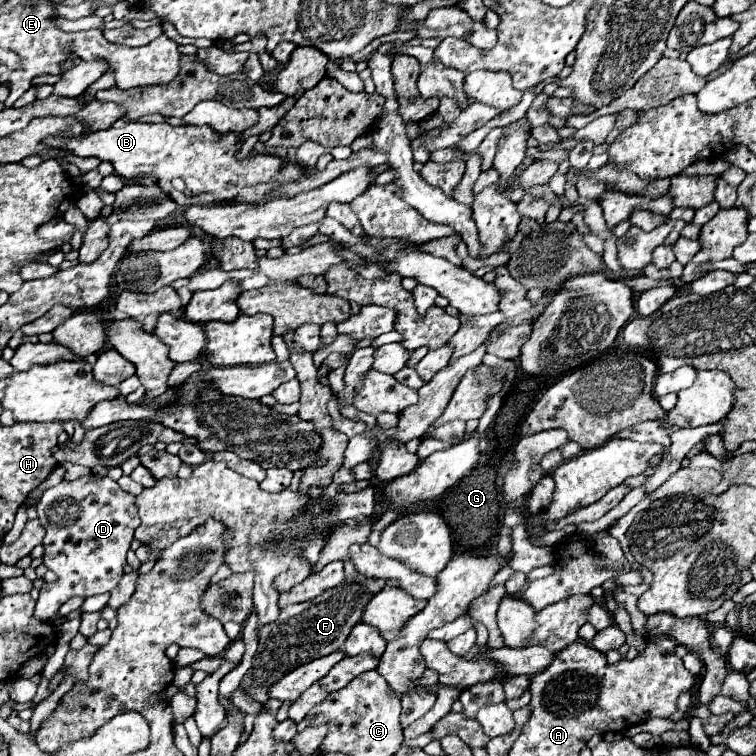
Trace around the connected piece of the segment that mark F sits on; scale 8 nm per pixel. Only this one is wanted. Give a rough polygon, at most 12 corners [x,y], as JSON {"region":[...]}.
{"region":[[365,578],[283,608],[259,632],[241,682],[267,686],[341,650],[385,584]]}

